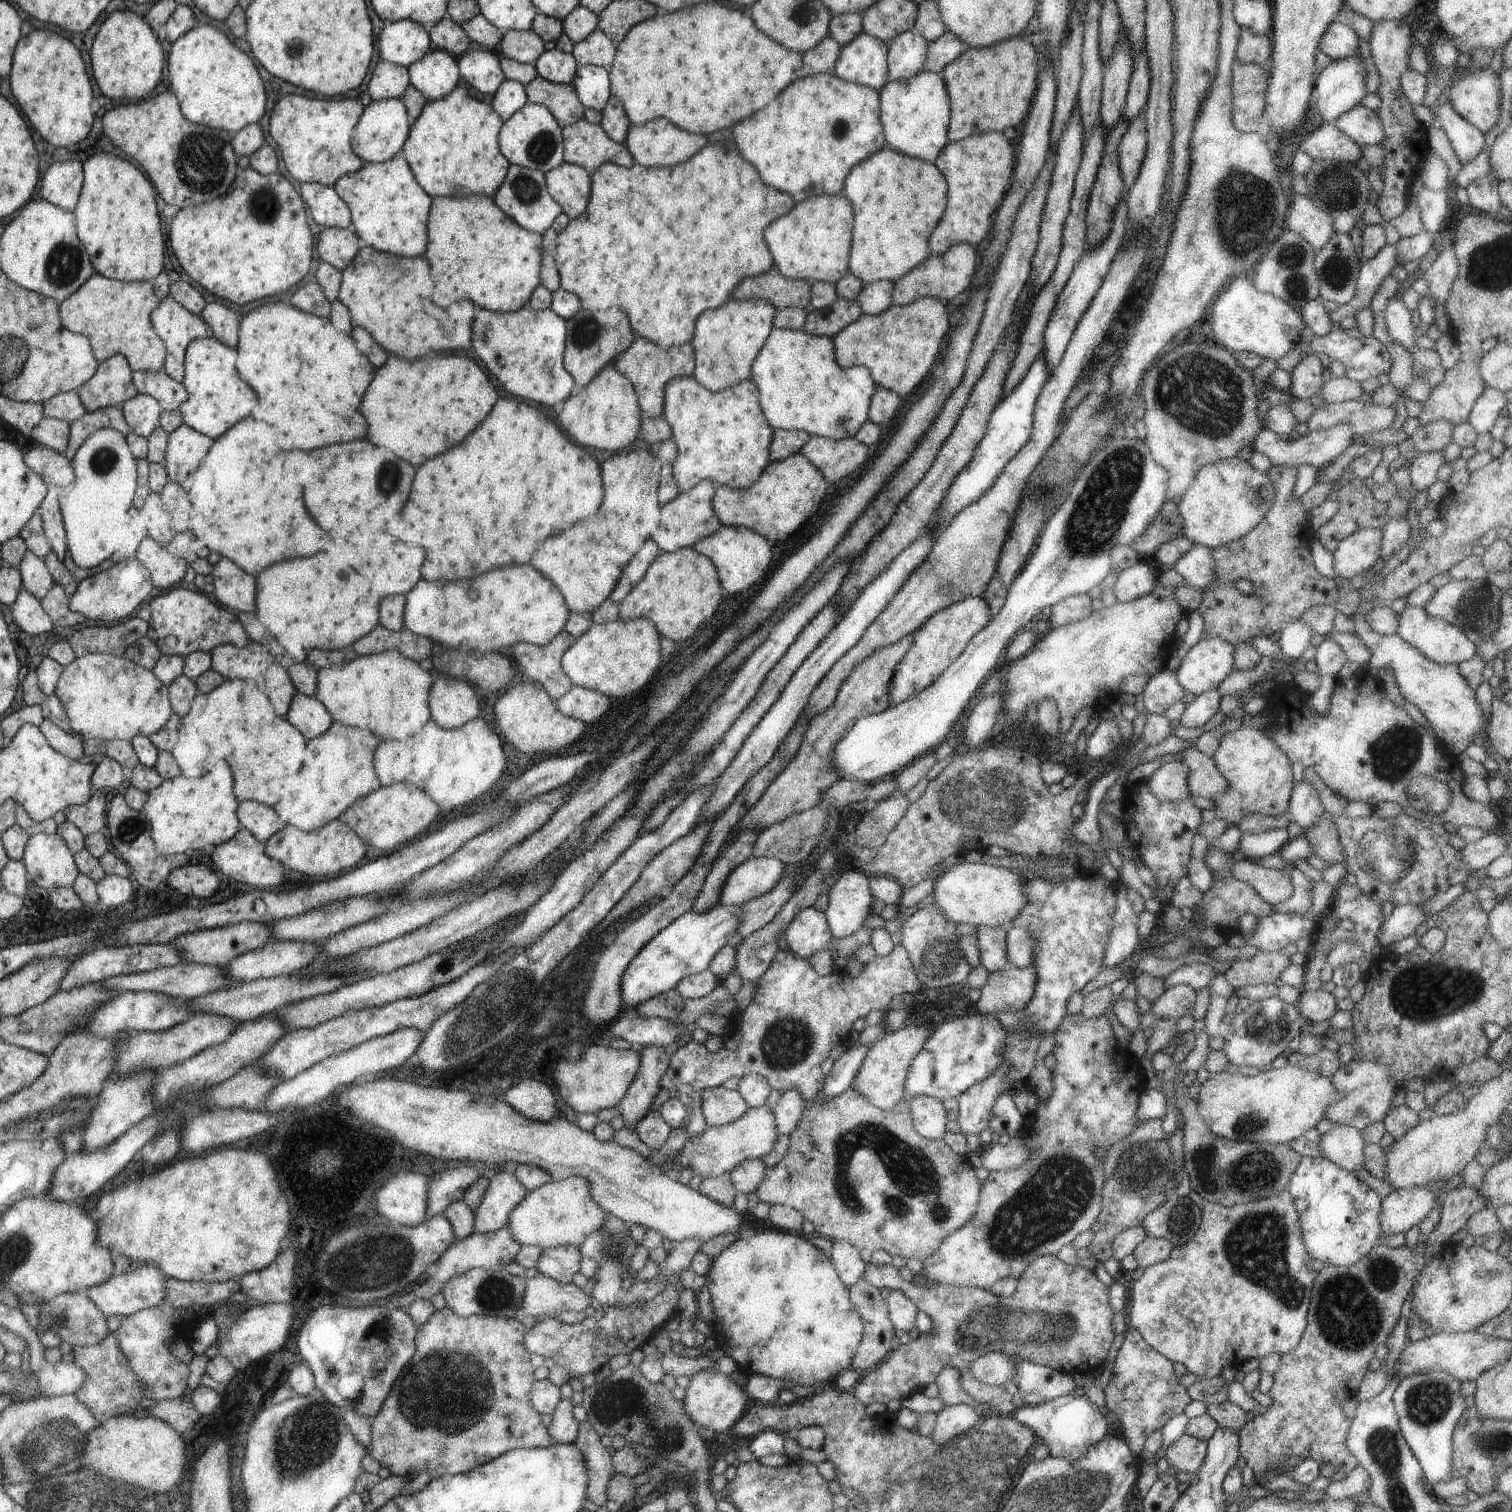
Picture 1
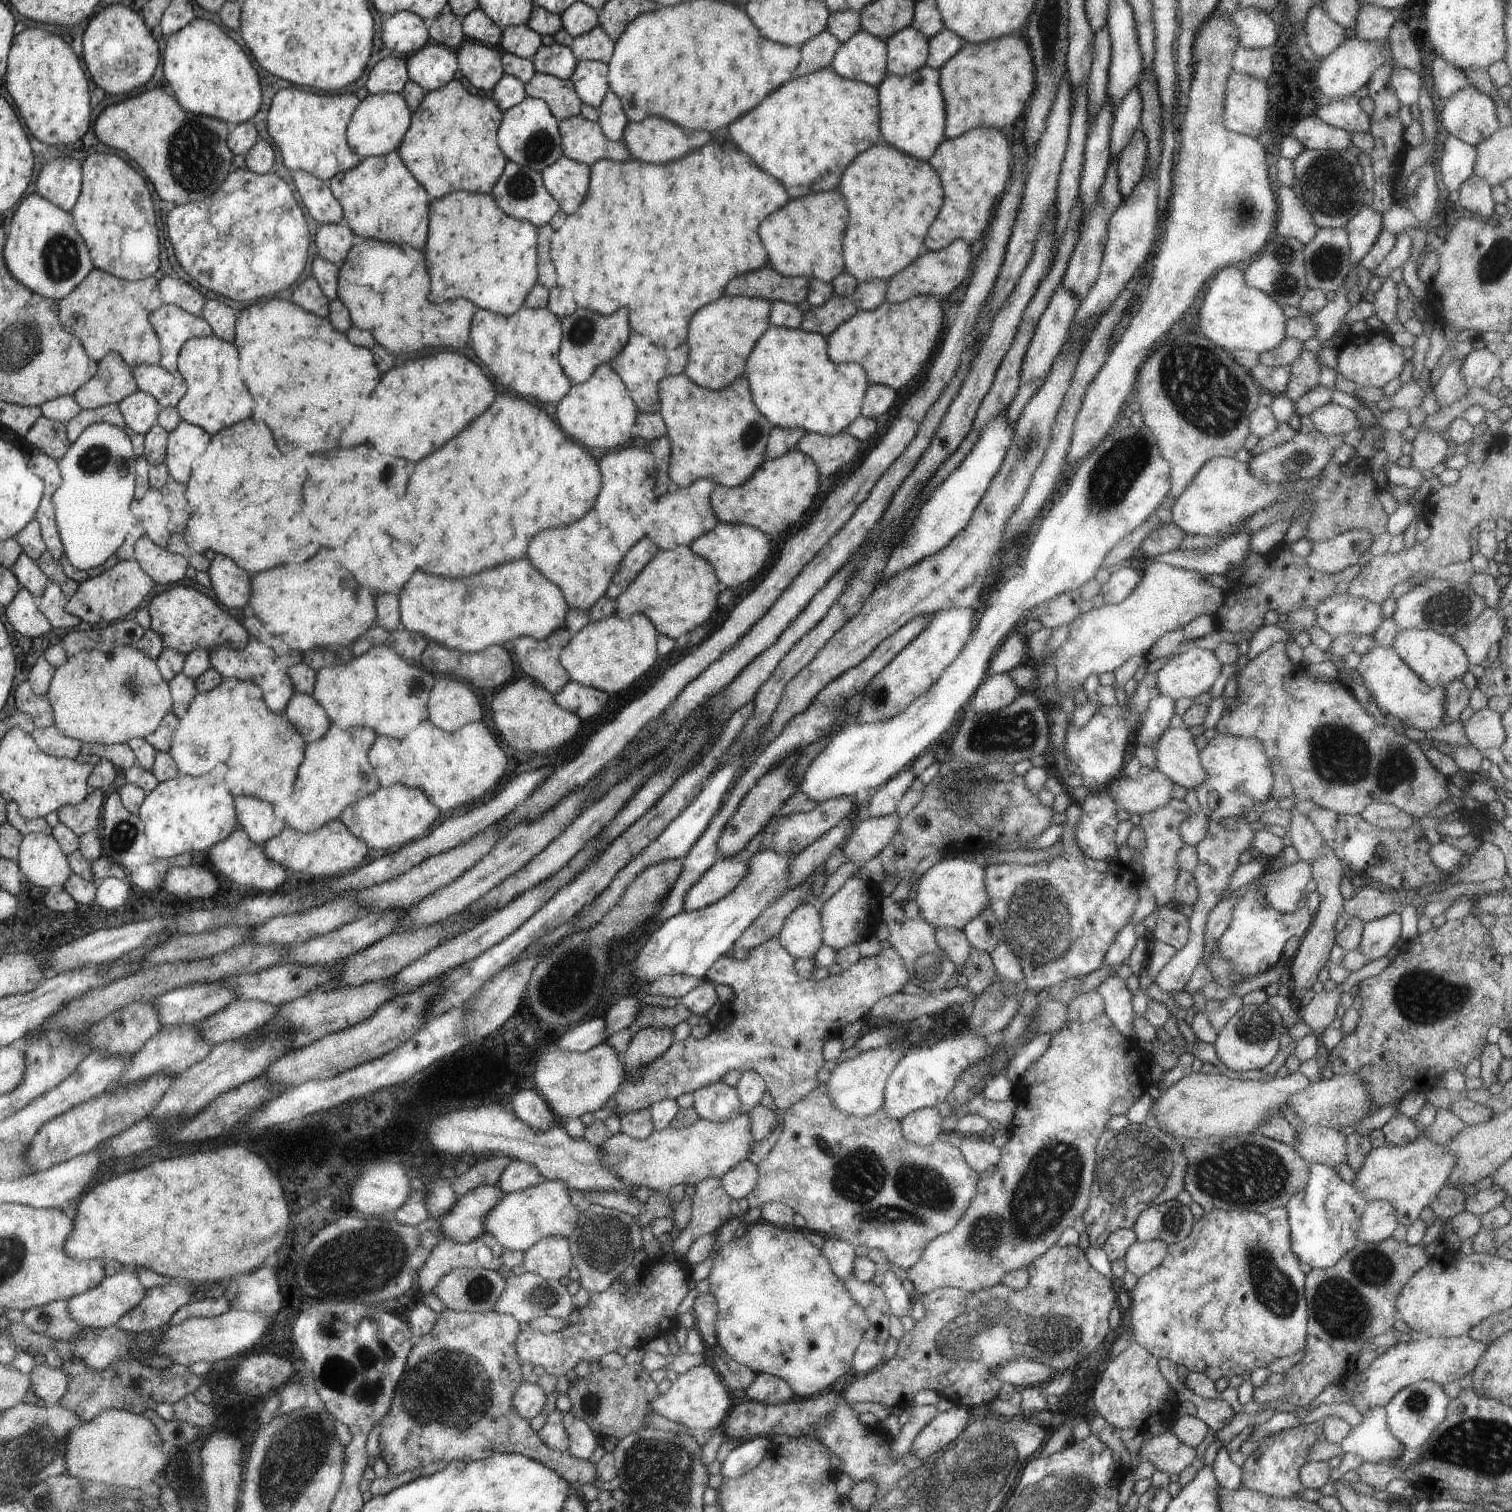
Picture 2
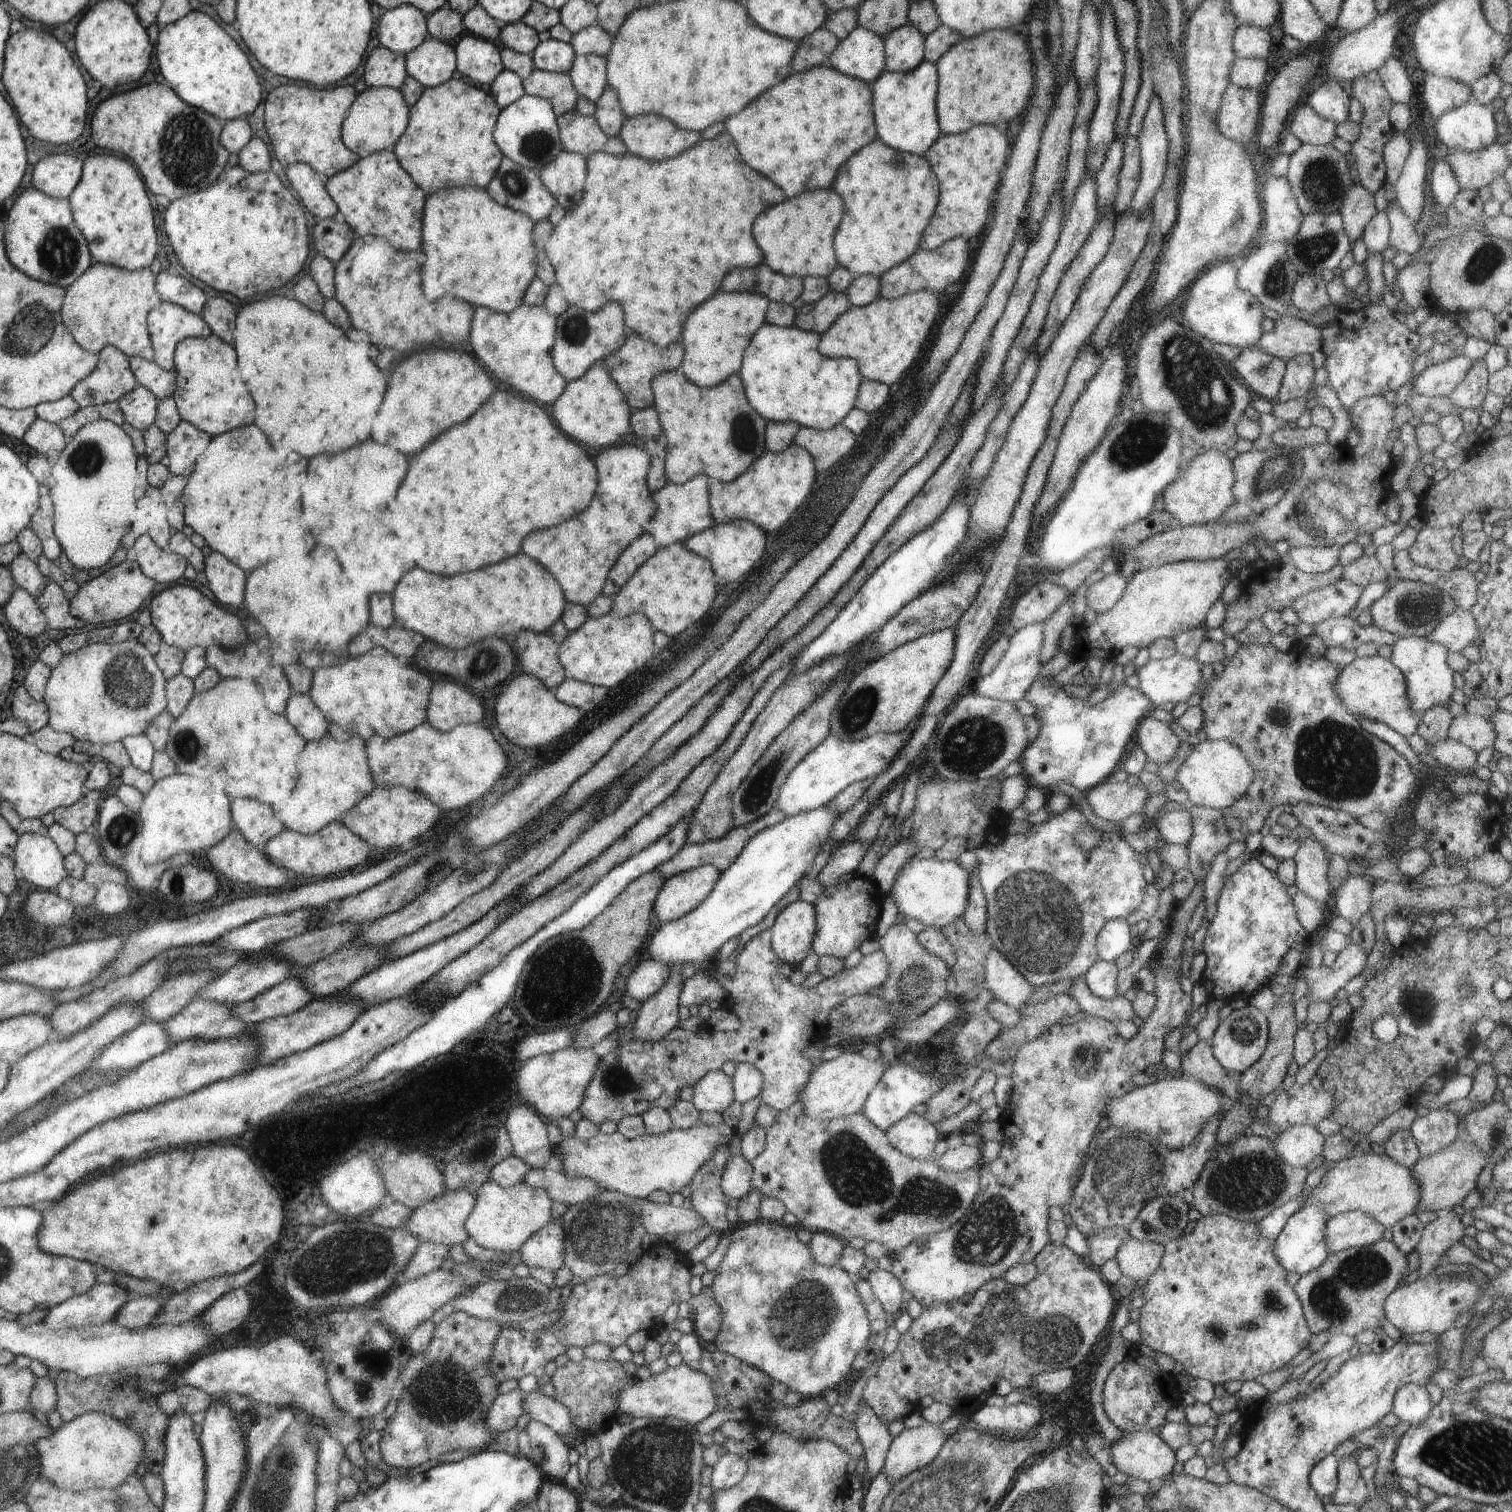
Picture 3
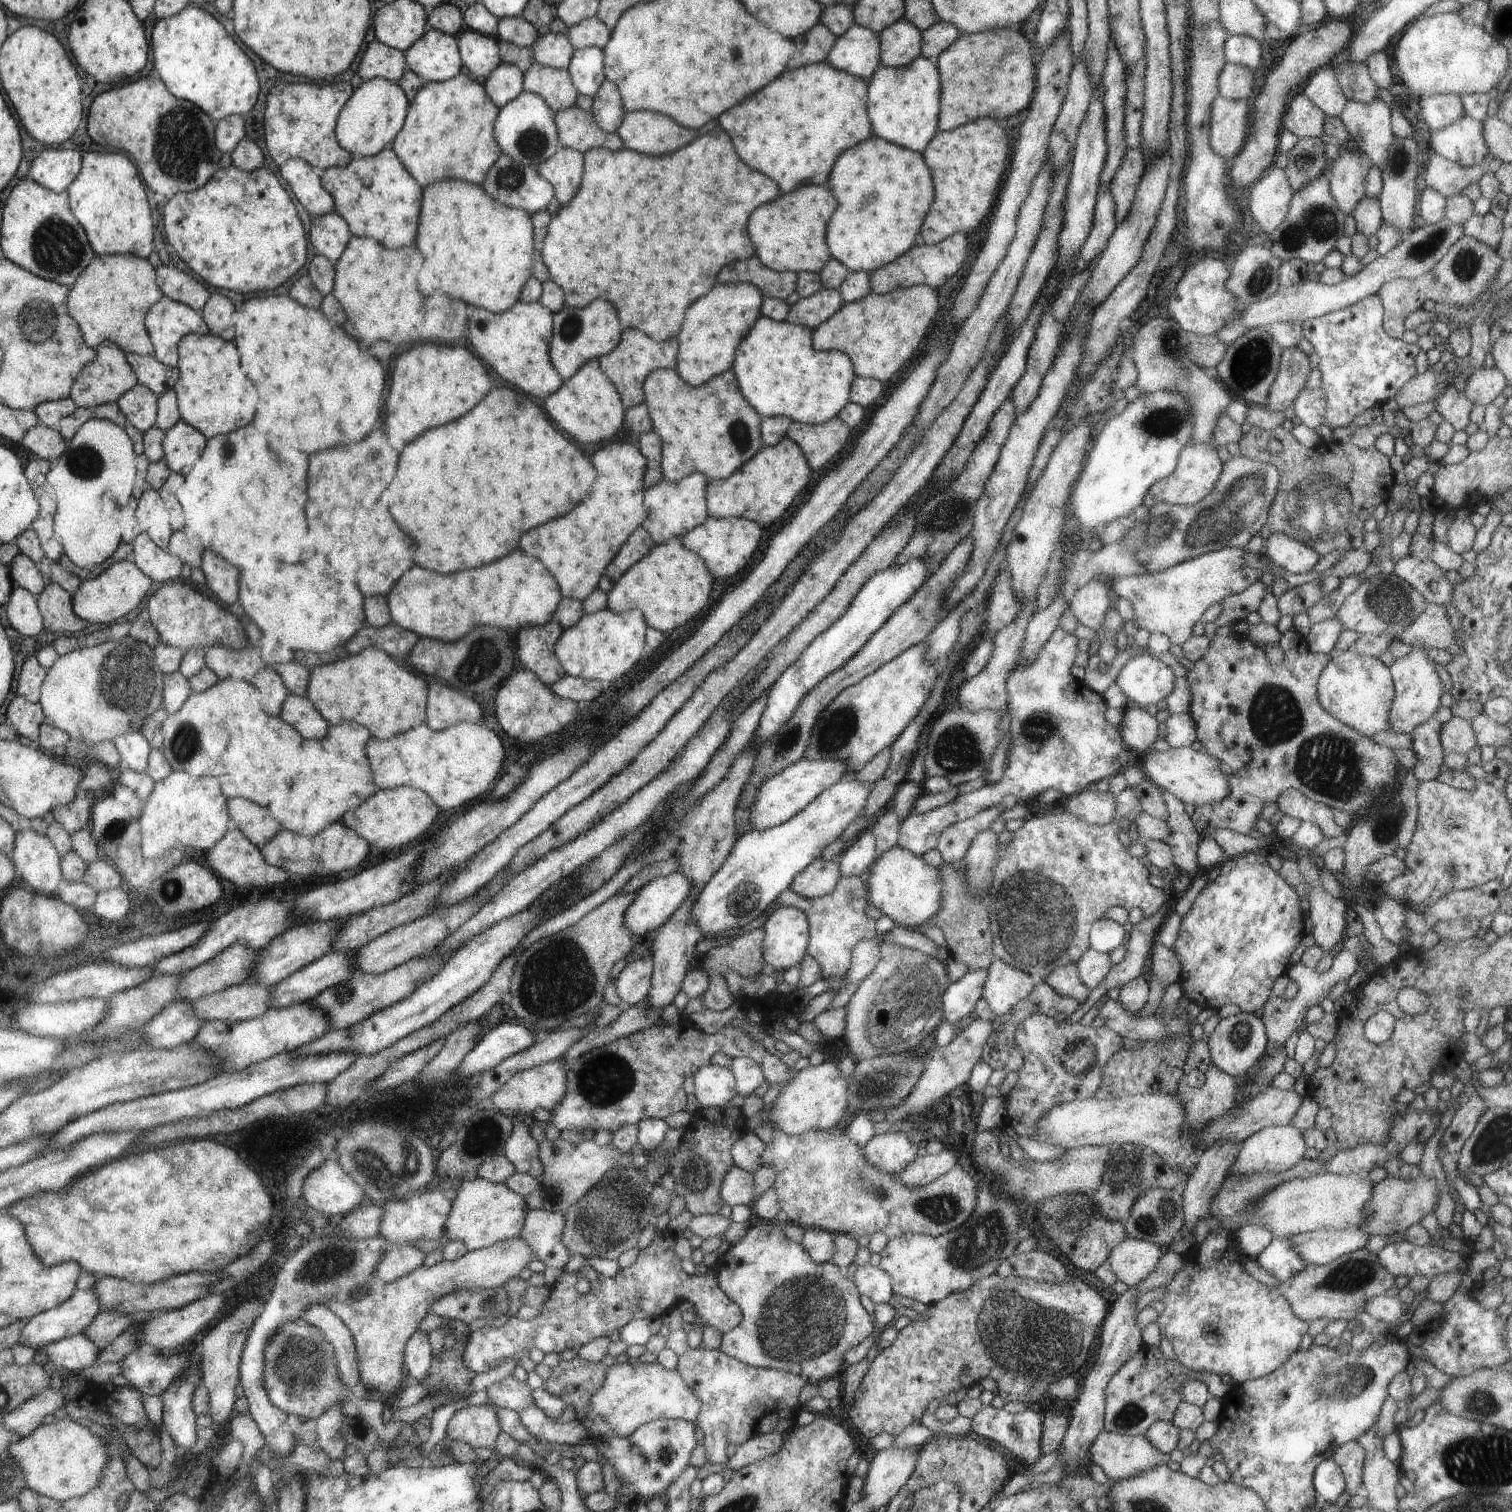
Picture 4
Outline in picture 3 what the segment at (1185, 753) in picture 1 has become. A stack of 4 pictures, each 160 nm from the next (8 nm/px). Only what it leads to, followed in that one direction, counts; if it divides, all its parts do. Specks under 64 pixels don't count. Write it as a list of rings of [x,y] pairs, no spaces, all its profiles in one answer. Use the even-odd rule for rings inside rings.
[[[1154,717],[1143,718],[1137,726],[1136,740],[1139,747],[1146,753],[1150,762],[1155,762],[1160,765],[1163,762],[1168,762],[1176,754],[1177,748],[1180,746],[1180,740],[1174,732],[1170,730],[1168,723],[1157,721]]]

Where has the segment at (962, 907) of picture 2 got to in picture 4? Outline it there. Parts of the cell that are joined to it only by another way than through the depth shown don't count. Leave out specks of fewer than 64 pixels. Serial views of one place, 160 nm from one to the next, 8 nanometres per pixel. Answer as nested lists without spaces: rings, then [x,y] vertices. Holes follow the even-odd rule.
[[[898,846],[887,850],[875,860],[865,884],[868,904],[878,908],[897,925],[908,928],[918,928],[932,915],[937,915],[941,911],[941,900],[946,892],[944,874],[940,868],[926,864],[921,856]]]

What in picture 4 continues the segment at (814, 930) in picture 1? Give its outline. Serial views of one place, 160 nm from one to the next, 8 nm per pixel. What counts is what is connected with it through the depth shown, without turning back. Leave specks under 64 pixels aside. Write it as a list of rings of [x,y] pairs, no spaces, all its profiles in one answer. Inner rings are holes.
[[[778,907],[766,920],[762,954],[777,974],[798,966],[807,956],[810,922],[805,912],[794,907]]]

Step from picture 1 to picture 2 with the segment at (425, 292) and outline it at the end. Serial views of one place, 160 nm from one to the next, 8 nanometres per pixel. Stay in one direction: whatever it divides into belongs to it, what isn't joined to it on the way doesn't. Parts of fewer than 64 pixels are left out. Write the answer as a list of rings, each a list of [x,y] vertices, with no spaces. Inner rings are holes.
[[[358,239],[352,256],[344,259],[340,267],[339,297],[349,310],[354,326],[372,328],[374,340],[382,344],[390,354],[412,354],[422,348],[452,348],[460,350],[468,342],[470,320],[474,314],[474,304],[470,300],[452,300],[444,304],[428,302],[428,274],[426,274],[426,258],[422,250],[404,248],[378,239]],[[524,305],[513,315],[501,315],[480,308],[480,312],[476,312],[476,320],[472,320],[472,350],[488,369],[489,374],[496,378],[496,382],[500,384],[502,380],[502,386],[516,392],[516,395],[528,397],[551,408],[557,405],[574,386],[564,374],[558,360],[561,340],[561,319],[547,307],[535,309]]]

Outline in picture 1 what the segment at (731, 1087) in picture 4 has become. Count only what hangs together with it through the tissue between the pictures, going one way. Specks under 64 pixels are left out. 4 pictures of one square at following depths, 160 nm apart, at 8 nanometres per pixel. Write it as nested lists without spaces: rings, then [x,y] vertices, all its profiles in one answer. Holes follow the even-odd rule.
[[[715,1087],[702,1094],[702,1114],[709,1126],[724,1126],[734,1123],[750,1111],[750,1106],[737,1091]]]

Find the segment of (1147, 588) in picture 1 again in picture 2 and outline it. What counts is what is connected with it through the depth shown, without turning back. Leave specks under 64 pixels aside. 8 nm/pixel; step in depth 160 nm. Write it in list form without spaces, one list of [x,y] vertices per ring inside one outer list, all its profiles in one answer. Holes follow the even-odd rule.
[[[1123,566],[1113,572],[1101,586],[1101,592],[1106,605],[1118,604],[1124,600],[1138,585],[1142,578],[1141,571],[1130,566]]]

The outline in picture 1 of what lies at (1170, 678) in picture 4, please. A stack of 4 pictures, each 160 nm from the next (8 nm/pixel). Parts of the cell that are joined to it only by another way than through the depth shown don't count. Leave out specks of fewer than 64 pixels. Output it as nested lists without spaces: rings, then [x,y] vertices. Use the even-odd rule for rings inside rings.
[[[1214,636],[1190,648],[1178,668],[1178,682],[1186,693],[1198,697],[1217,690],[1234,669],[1234,648],[1228,640]]]

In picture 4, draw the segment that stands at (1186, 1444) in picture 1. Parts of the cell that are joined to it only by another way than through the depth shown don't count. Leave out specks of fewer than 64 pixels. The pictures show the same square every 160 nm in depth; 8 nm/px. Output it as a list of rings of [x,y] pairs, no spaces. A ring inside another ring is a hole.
[[[1102,1431],[1089,1448],[1091,1464],[1097,1464],[1110,1480],[1119,1481],[1166,1463],[1170,1455],[1161,1453],[1144,1435],[1136,1437]]]

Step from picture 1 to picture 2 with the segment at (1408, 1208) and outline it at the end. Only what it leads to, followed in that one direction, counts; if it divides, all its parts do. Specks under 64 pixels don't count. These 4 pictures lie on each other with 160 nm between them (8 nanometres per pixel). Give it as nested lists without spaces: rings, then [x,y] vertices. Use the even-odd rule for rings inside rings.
[[[1370,1201],[1361,1216],[1357,1240],[1377,1243],[1392,1237],[1396,1227],[1395,1207],[1386,1201]]]

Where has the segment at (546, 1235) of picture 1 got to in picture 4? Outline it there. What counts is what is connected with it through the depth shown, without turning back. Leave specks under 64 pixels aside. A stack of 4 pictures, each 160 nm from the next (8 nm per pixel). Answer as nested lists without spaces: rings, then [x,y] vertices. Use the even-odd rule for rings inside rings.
[[[476,1177],[464,1181],[457,1190],[454,1208],[446,1222],[446,1239],[459,1240],[469,1250],[491,1247],[503,1240],[520,1236],[526,1224],[527,1209],[524,1197],[509,1189],[506,1184]]]

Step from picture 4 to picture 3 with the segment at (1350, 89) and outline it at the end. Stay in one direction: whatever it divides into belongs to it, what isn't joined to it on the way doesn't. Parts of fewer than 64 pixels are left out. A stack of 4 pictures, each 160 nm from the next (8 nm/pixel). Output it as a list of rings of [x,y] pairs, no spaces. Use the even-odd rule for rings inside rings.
[[[1376,71],[1359,76],[1352,81],[1353,98],[1363,106],[1363,117],[1359,122],[1359,138],[1351,142],[1351,154],[1355,158],[1358,178],[1364,188],[1374,194],[1385,182],[1385,165],[1382,158],[1383,146],[1394,129],[1389,119],[1389,112],[1393,105],[1388,91],[1384,88],[1381,78]]]

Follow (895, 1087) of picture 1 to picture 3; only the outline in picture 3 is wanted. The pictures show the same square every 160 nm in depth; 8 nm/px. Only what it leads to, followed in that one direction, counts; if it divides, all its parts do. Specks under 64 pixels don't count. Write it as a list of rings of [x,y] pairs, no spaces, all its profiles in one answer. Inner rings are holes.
[[[856,1051],[842,1052],[837,1058],[823,1061],[816,1067],[810,1083],[803,1088],[798,1100],[806,1105],[806,1112],[814,1118],[829,1121],[861,1113],[872,1091],[882,1080],[888,1065],[880,1059],[865,1059]]]

